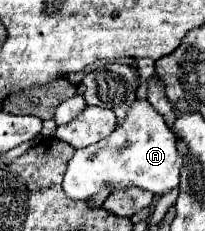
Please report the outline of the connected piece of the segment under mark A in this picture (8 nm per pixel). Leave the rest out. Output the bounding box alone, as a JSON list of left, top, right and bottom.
[62,96,182,200]

